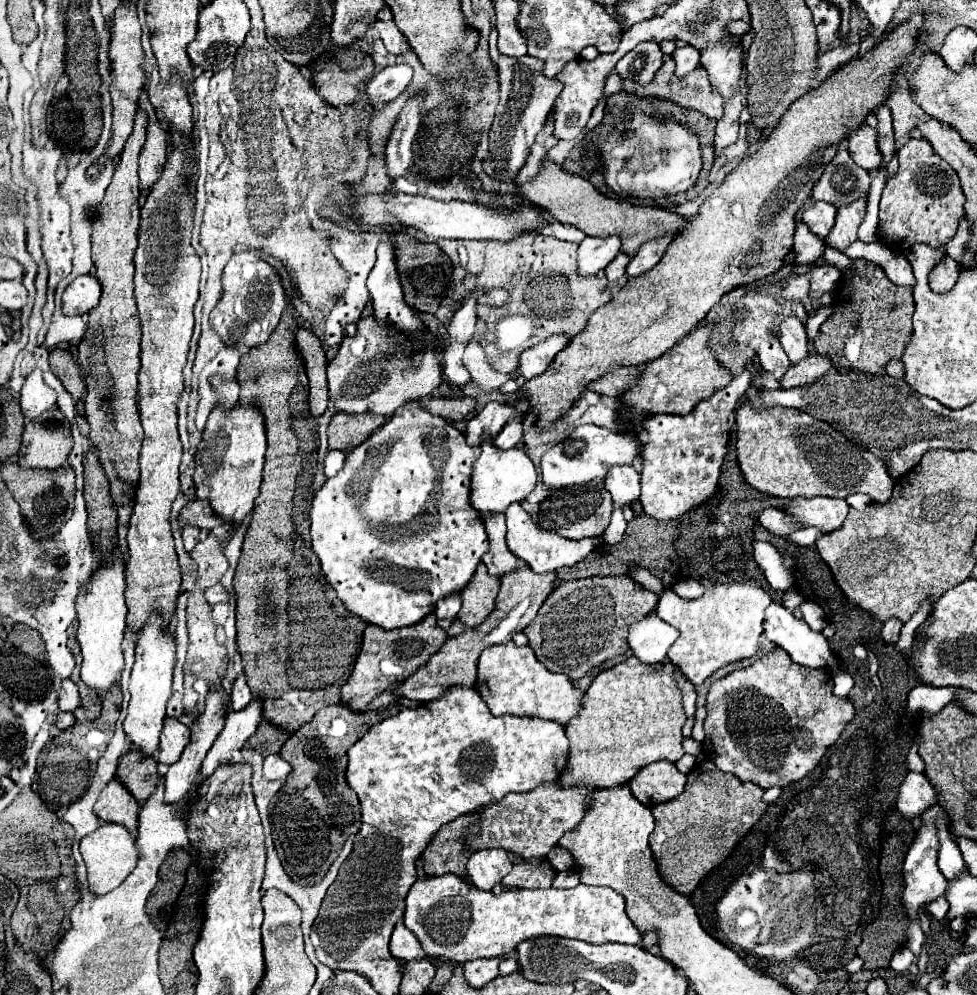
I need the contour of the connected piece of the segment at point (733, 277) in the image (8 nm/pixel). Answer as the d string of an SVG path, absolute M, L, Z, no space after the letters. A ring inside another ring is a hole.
M911 16L905 24L889 32L889 36L885 36L879 46L875 46L863 58L855 56L849 64L841 66L827 80L823 80L817 88L811 88L805 96L795 100L781 116L775 130L765 138L761 148L741 160L741 164L733 172L729 172L721 186L715 188L713 194L701 204L699 214L687 220L685 228L665 250L661 262L655 264L653 270L649 270L645 276L629 278L627 284L619 292L615 292L611 302L593 312L587 328L579 332L569 342L569 346L555 356L551 366L541 376L535 376L523 384L523 396L531 402L529 412L539 414L541 428L549 428L549 424L563 416L591 380L601 378L611 368L619 368L625 364L643 366L659 358L683 336L687 336L701 320L705 320L707 312L721 300L723 294L729 294L737 286L751 286L757 280L777 272L785 264L785 256L793 246L797 210L811 194L813 184L821 178L823 168L833 160L839 142L847 138L851 128L863 124L869 112L875 112L885 102L891 88L893 70L899 68L901 58L913 50L921 26L923 16Z

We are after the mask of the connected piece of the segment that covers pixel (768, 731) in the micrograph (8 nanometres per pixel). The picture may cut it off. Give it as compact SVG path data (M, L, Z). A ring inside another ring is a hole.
M777 646L753 662L753 666L733 670L725 678L715 680L709 688L705 708L703 754L713 760L719 770L731 772L743 782L753 782L761 788L785 788L807 776L855 716L855 708L849 698L833 694L833 678L825 668L801 668L801 664L793 664L789 654ZM747 706L751 706L751 714L747 714Z

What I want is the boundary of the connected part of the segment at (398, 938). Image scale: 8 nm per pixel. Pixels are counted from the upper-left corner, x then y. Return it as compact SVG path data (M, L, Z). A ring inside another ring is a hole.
M397 922L390 938L389 949L394 958L405 962L425 956L421 944L415 940L413 932L403 926L403 922Z

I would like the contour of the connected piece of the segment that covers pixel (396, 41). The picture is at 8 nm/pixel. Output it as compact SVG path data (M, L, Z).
M375 20L375 30L381 34L381 40L385 44L385 48L395 54L395 56L403 56L407 50L409 50L409 44L405 40L405 36L397 30L395 22L389 20L389 22L383 22L383 20Z

